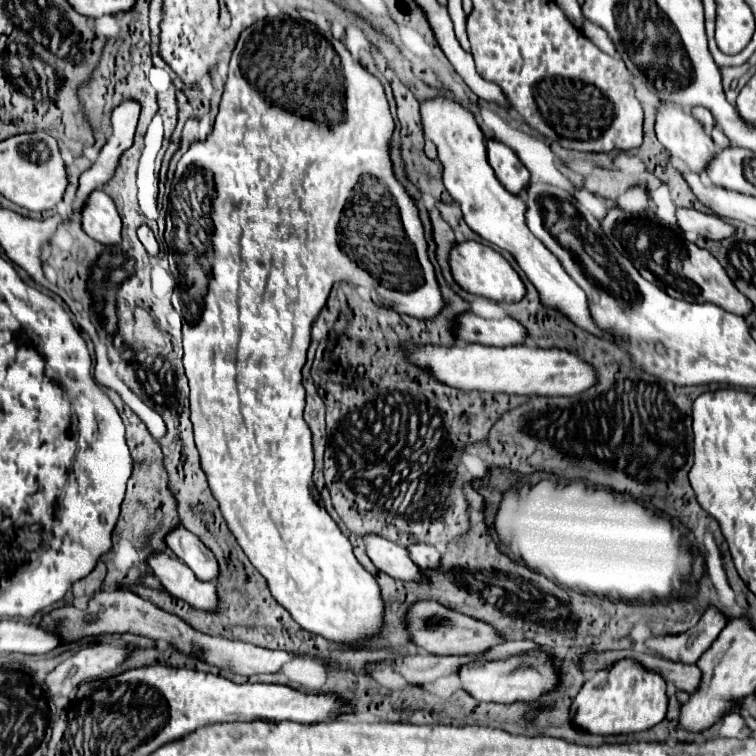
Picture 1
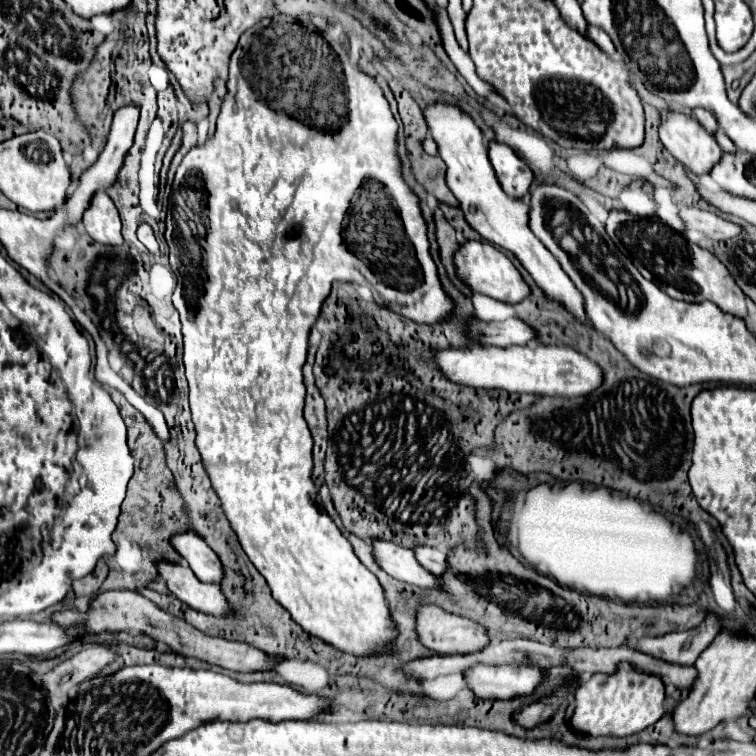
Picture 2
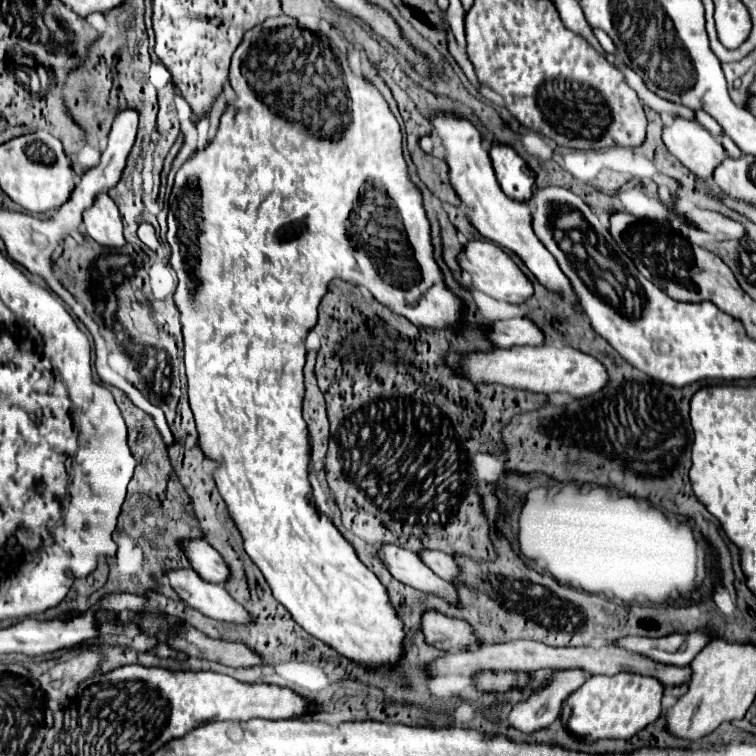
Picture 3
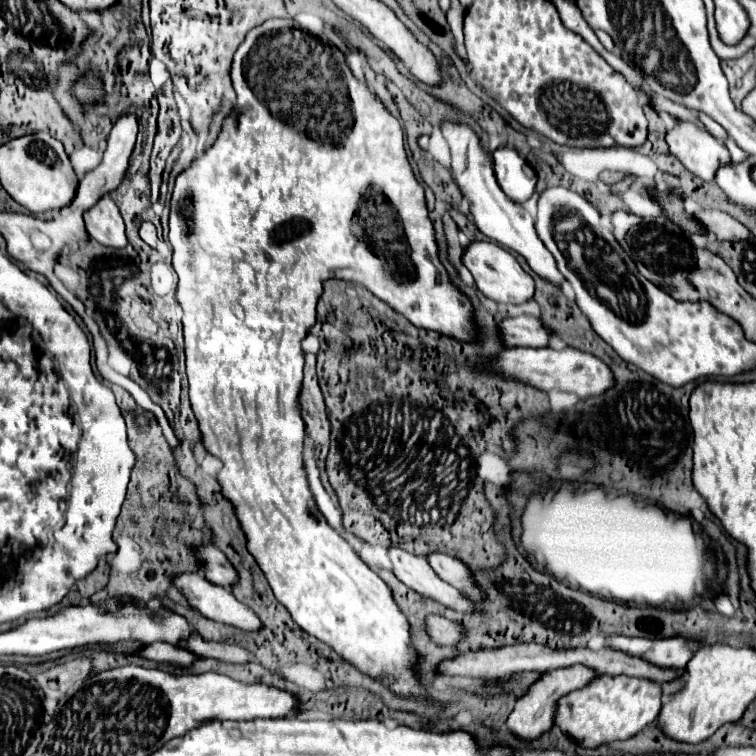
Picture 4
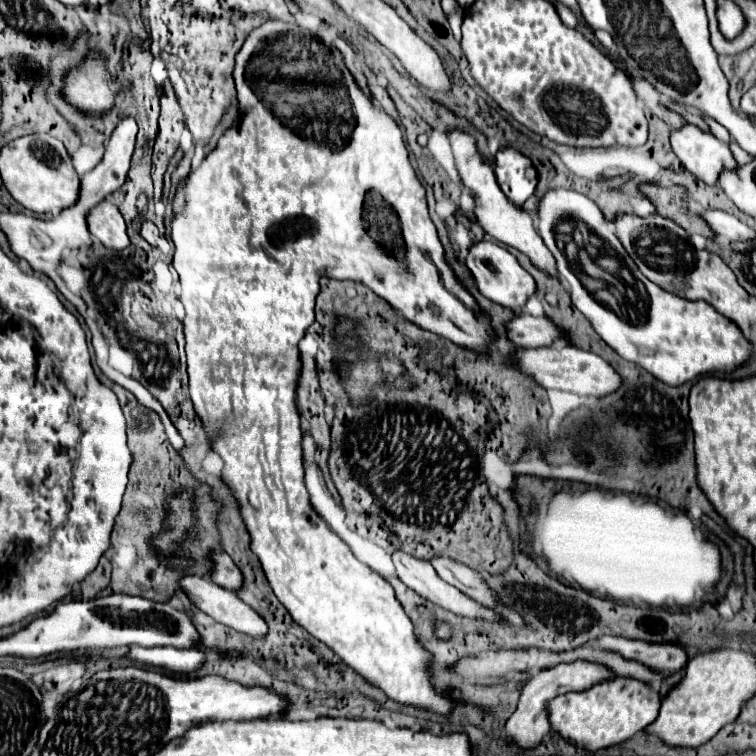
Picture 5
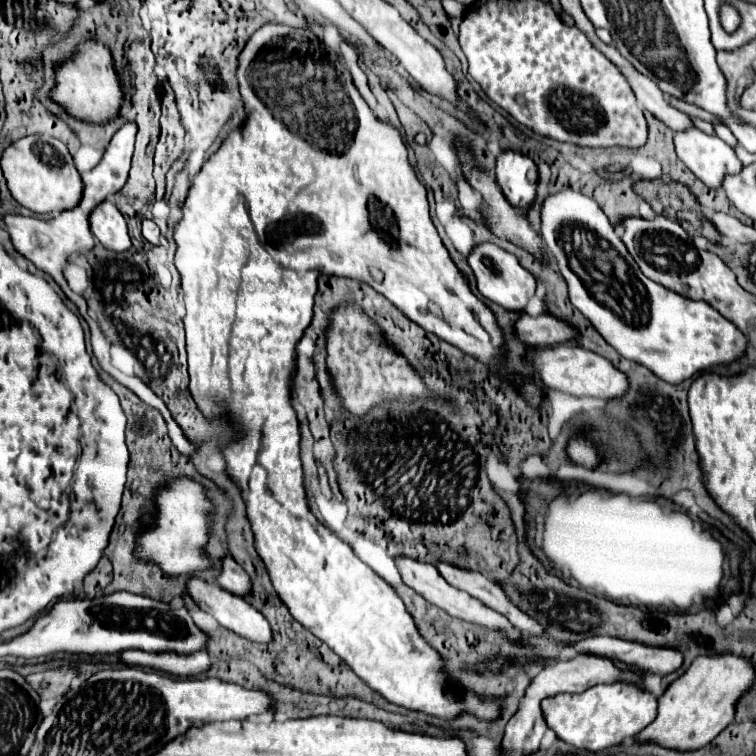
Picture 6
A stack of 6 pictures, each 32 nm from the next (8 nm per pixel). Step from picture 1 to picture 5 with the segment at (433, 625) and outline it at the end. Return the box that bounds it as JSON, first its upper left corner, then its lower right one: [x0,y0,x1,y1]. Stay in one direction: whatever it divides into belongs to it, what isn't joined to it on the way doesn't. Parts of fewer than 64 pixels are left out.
[434,620,452,640]

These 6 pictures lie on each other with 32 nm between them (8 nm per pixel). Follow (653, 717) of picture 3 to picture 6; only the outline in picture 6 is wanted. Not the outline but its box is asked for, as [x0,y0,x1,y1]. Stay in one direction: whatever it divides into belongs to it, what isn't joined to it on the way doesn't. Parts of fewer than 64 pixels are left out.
[544,682,658,752]

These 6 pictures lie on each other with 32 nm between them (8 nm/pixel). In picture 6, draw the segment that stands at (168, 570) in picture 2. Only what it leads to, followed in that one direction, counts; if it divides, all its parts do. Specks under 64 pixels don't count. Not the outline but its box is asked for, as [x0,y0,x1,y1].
[186,576,272,642]

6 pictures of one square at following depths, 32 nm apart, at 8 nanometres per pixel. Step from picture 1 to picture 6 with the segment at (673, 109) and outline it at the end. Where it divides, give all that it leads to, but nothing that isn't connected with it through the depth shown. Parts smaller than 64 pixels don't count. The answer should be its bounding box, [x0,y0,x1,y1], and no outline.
[674,126,740,188]

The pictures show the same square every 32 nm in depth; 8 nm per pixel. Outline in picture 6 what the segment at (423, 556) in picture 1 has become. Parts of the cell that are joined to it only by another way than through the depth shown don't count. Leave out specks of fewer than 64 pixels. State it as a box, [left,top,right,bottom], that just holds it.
[436,564,540,632]

